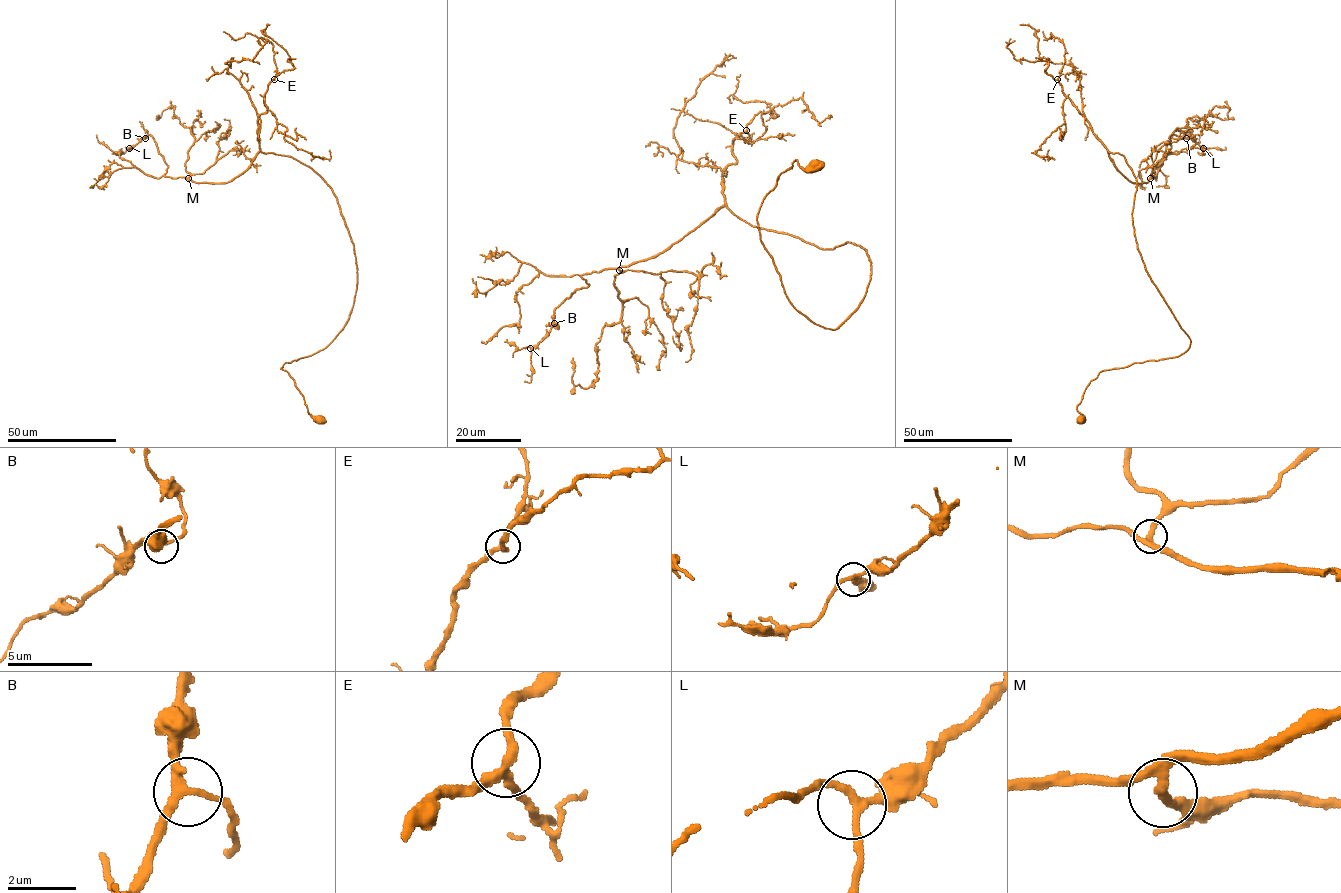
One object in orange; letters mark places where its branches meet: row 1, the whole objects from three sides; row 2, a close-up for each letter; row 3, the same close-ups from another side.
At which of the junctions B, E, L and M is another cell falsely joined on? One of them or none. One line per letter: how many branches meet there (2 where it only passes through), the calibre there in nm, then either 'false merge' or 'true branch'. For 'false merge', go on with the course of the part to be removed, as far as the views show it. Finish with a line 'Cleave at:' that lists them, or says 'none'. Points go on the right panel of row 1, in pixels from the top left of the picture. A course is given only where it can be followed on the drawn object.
B: 3 branches meet; 240 nm thick; true branch
E: 3 branches meet; 240 nm thick; true branch
L: 3 branches meet; 200 nm thick; true branch
M: 3 branches meet; 200 nm thick; true branch
Cleave at: none

